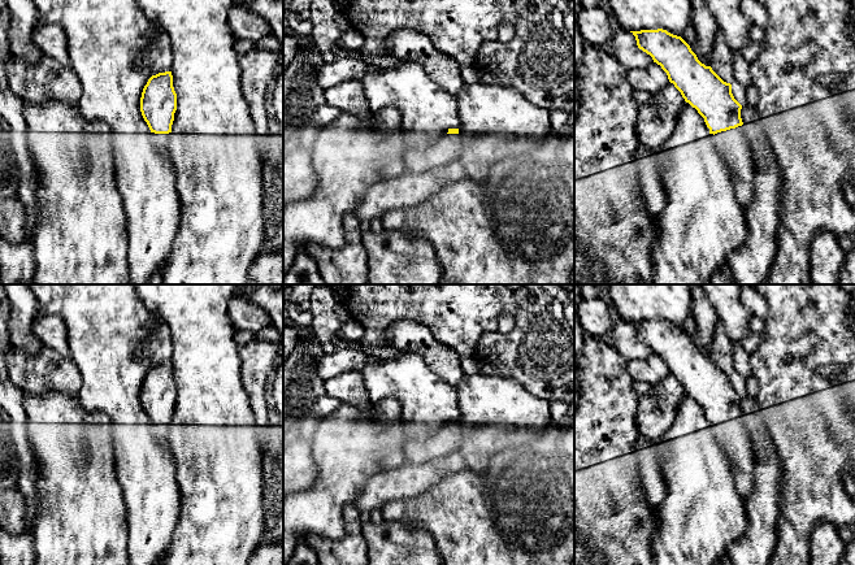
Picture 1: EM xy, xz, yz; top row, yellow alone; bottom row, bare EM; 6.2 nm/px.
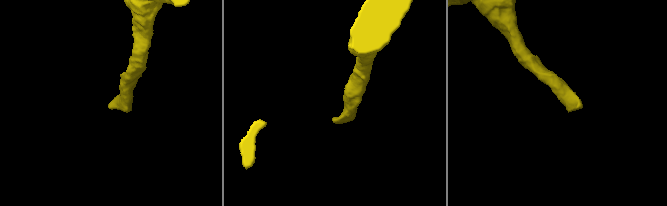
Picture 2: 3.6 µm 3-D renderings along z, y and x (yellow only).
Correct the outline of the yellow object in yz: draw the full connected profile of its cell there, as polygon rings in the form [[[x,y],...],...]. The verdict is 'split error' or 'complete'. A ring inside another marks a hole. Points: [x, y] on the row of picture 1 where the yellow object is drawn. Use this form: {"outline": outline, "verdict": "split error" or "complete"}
{"outline": [[[663,29],[630,32],[638,48],[661,66],[685,101],[704,118],[712,142],[729,168],[735,199],[743,210],[748,209],[755,164],[742,127],[742,105],[734,99],[732,84],[702,64],[681,36]]], "verdict": "split error"}

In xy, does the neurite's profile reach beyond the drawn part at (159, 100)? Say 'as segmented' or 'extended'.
extended

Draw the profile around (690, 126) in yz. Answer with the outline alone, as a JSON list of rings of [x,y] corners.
[[[685,101],[673,135],[656,152],[665,188],[665,207],[657,216],[659,235],[651,248],[651,284],[709,284],[712,277],[728,266],[732,252],[739,249],[747,236],[745,210],[735,199],[734,183],[726,162],[709,139],[704,118]]]

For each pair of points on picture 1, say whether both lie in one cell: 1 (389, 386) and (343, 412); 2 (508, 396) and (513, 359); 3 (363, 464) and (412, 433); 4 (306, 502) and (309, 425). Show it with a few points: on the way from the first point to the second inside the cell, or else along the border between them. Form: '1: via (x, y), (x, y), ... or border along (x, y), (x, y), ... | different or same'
1: border along (373, 408), (393, 399), (402, 417) | different
2: border along (481, 373), (494, 373), (515, 378), (535, 395) | different
3: border along (400, 424), (404, 434) | different
4: border along (320, 421), (315, 435), (309, 440) | different

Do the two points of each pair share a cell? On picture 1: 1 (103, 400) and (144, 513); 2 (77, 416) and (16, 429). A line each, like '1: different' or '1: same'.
1: same
2: different

